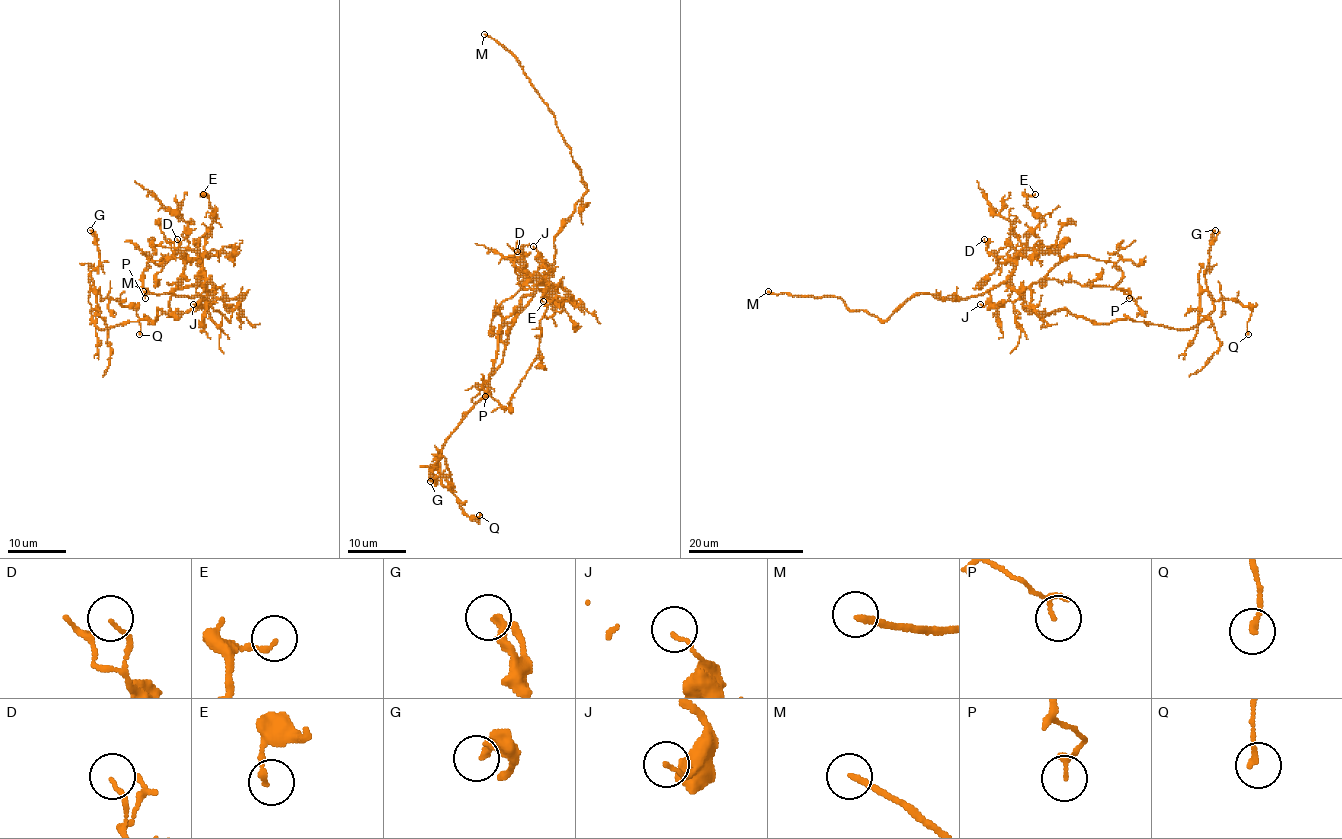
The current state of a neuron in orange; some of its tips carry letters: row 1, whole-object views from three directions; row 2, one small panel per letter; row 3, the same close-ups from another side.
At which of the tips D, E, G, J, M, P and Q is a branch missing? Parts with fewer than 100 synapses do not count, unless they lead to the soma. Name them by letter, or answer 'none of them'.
M

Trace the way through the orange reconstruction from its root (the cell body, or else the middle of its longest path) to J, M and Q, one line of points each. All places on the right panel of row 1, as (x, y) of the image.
J: (1026, 308), (1022, 298), (980, 304)
M: (1026, 308), (1007, 282), (965, 298), (916, 294), (885, 320), (850, 310), (836, 297), (768, 291)
Q: (1026, 308), (1192, 329), (1206, 291), (1250, 308), (1248, 334)

